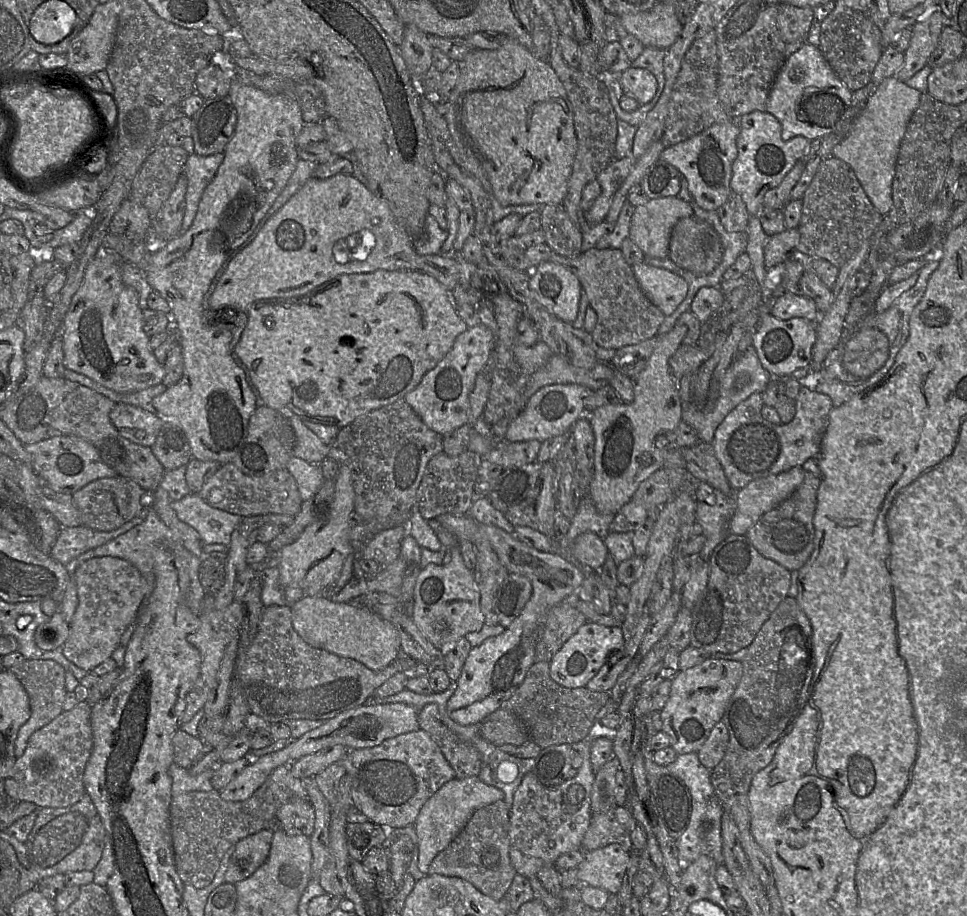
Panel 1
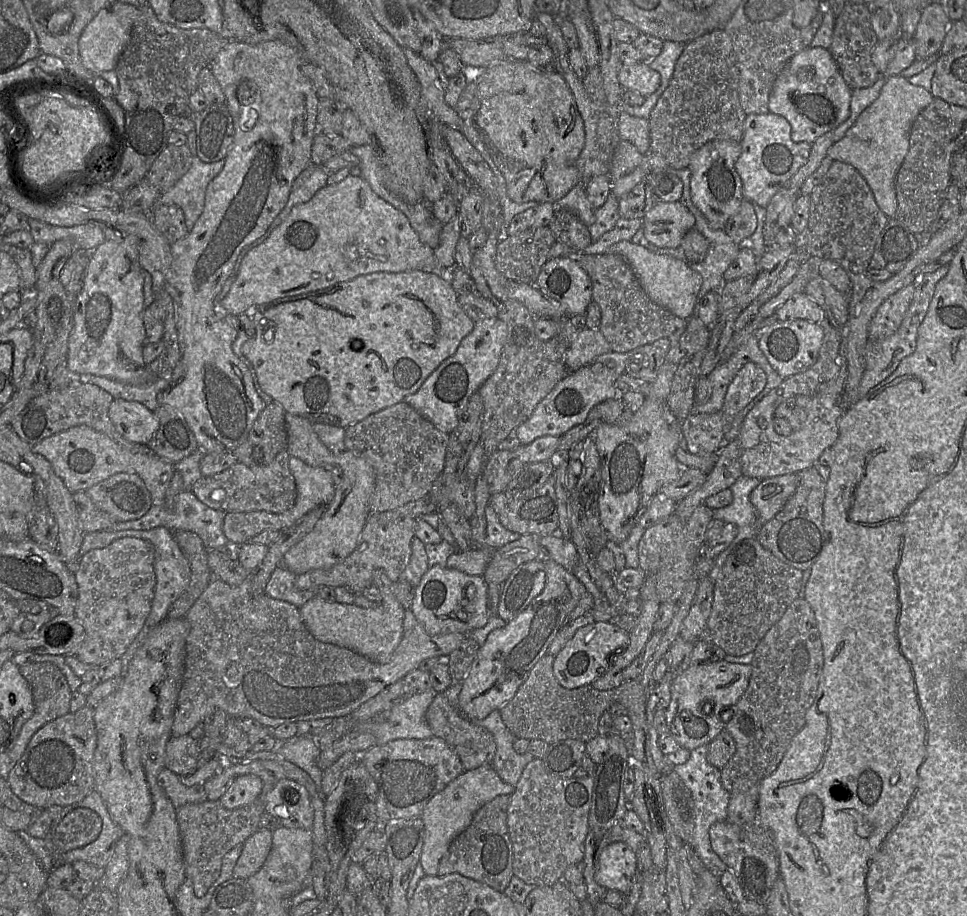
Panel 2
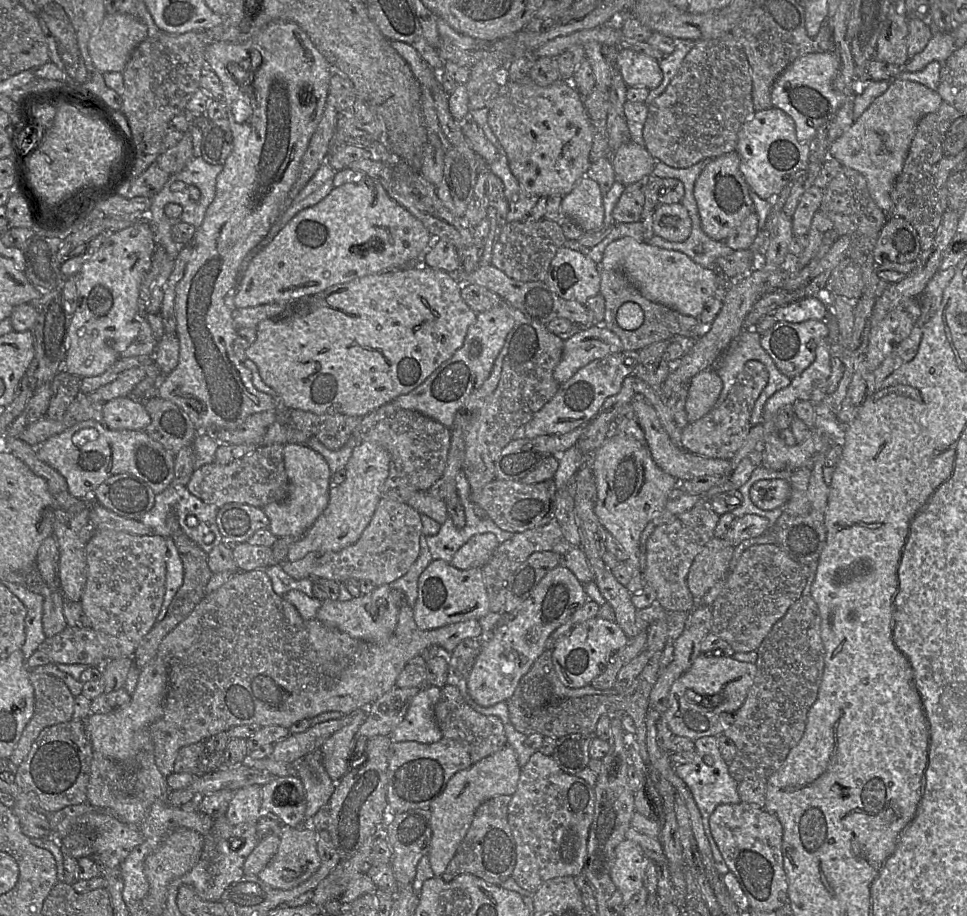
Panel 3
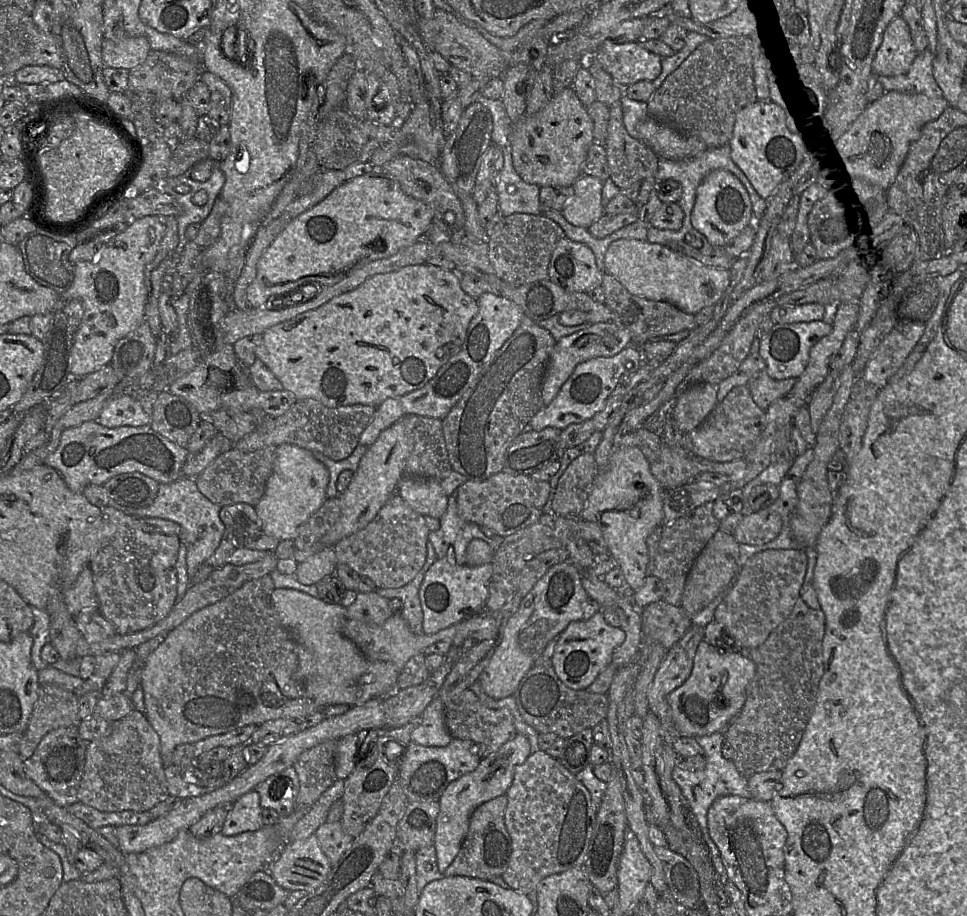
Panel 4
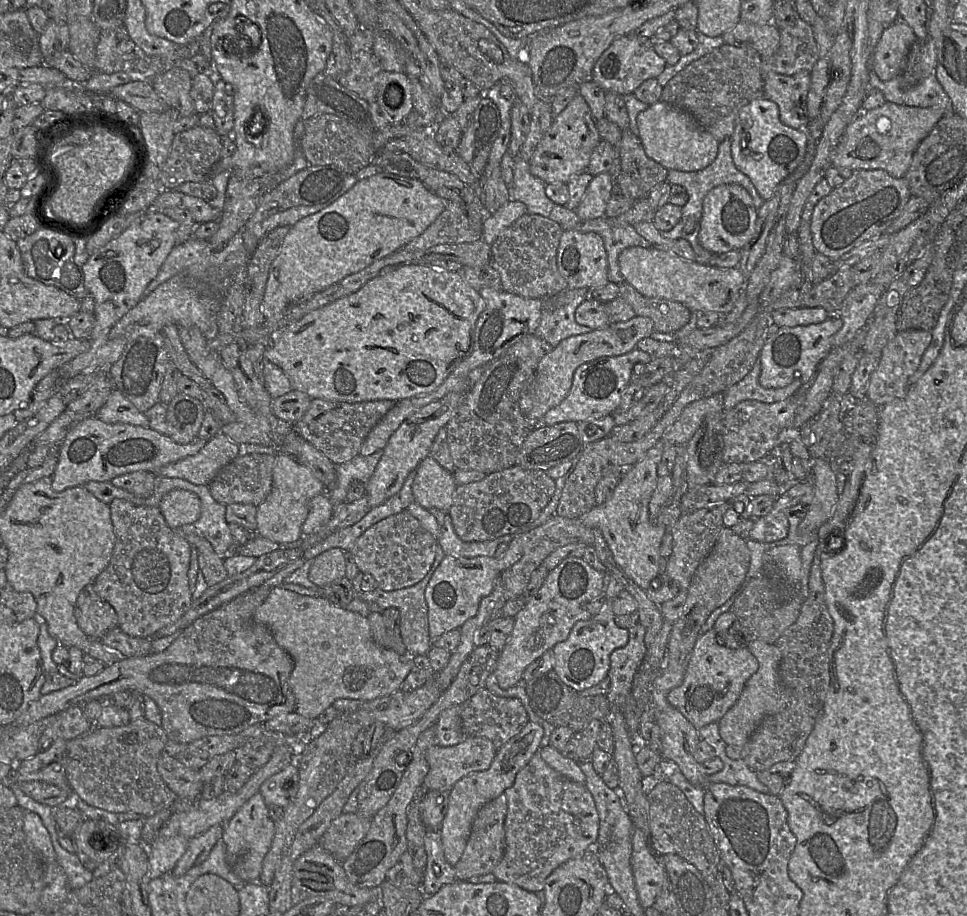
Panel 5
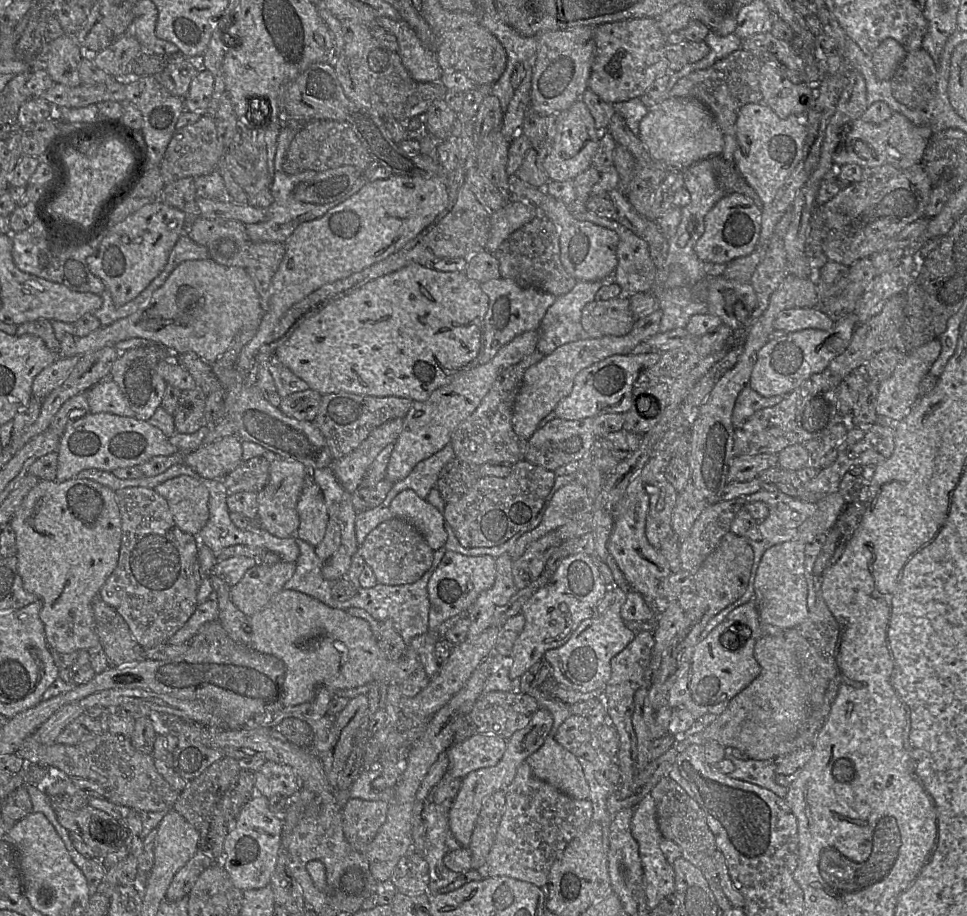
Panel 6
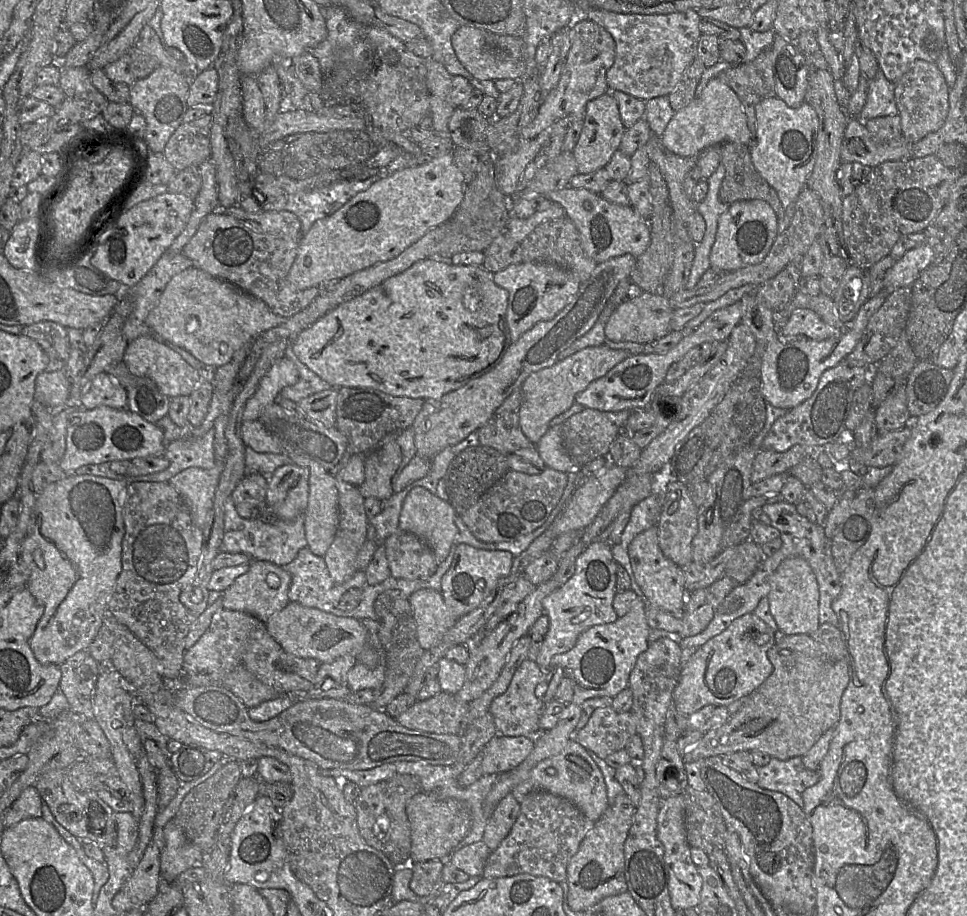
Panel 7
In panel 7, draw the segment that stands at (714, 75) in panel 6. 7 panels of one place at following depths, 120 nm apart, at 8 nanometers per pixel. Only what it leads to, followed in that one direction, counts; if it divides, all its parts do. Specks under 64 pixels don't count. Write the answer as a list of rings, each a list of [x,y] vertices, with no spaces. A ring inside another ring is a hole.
[[[771,47],[766,48],[755,59],[734,65],[716,77],[737,94],[746,114],[752,140],[756,134],[756,105],[763,99],[776,96],[770,52]]]

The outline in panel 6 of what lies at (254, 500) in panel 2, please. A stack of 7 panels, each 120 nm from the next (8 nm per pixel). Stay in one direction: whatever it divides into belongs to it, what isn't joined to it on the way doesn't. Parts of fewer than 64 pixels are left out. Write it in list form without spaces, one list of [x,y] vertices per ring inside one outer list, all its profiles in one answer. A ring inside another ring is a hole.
[[[262,456],[242,461],[222,479],[227,495],[244,491],[258,494],[268,482],[269,470],[270,462]]]

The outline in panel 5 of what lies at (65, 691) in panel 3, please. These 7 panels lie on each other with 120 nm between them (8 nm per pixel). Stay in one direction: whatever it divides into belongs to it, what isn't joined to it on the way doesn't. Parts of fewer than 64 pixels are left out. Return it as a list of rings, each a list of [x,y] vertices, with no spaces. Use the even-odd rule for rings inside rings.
[[[71,705],[56,713],[54,722],[43,732],[39,740],[39,749],[47,749],[55,740],[72,740],[91,731],[96,724],[87,719],[82,705]]]

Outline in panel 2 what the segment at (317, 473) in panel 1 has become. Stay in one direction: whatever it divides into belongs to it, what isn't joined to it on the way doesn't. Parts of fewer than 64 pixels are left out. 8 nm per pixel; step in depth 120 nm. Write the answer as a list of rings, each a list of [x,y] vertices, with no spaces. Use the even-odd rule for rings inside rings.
[[[289,456],[289,469],[296,485],[293,506],[278,514],[283,528],[292,526],[300,517],[319,505],[329,505],[335,493],[331,474],[325,467],[313,467],[295,456]]]

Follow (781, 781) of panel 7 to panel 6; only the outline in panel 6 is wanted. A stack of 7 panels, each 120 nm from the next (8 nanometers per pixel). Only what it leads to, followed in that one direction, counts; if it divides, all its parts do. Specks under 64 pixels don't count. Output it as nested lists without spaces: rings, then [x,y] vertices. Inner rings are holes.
[[[724,747],[724,759],[730,760],[735,767],[734,771],[727,775],[769,789],[781,798],[786,796],[787,788],[777,784],[774,780],[776,768],[774,760],[737,759],[727,751],[727,748],[733,747]]]

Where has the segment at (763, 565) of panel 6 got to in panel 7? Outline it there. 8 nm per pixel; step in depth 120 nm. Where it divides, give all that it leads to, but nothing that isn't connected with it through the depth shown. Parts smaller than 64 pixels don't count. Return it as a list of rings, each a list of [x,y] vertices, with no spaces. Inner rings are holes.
[[[789,557],[780,563],[771,578],[767,598],[778,630],[783,634],[812,635],[819,628],[819,585],[813,569],[804,558]]]

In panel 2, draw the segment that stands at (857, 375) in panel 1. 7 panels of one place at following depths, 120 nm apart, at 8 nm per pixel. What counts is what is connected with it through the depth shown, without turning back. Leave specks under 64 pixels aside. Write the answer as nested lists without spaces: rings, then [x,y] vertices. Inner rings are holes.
[[[944,265],[930,274],[924,274],[914,283],[915,292],[910,307],[900,325],[892,335],[883,339],[869,339],[865,349],[865,369],[859,387],[860,398],[865,396],[873,387],[887,379],[899,366],[901,361],[911,355],[917,345],[918,329],[923,322],[930,302],[934,296],[937,283],[949,271],[949,265]]]

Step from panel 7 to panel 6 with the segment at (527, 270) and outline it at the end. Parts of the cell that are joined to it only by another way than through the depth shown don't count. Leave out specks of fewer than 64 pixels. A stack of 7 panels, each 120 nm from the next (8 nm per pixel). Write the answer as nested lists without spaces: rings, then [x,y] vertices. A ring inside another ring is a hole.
[[[500,277],[481,283],[481,289],[489,297],[489,308],[484,318],[481,333],[481,349],[476,365],[490,361],[495,354],[515,337],[535,331],[547,309],[554,303],[556,296],[534,287],[521,287],[514,280]]]

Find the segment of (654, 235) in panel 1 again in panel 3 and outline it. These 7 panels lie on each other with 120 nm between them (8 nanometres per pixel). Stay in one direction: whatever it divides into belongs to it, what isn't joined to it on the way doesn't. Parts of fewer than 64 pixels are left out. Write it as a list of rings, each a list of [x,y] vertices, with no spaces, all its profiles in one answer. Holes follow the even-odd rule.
[[[681,203],[658,205],[653,212],[653,232],[669,242],[683,242],[691,233],[691,219]]]

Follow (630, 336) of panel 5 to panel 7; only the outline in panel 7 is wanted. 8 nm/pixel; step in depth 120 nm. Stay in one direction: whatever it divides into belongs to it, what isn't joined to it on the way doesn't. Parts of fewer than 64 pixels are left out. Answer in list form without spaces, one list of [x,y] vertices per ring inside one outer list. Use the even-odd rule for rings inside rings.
[[[602,344],[586,347],[563,360],[558,360],[551,367],[530,374],[521,386],[519,421],[525,436],[537,444],[550,428],[550,421],[575,403],[576,394],[584,391],[591,382],[606,375],[629,356],[630,353],[626,350],[612,349]]]

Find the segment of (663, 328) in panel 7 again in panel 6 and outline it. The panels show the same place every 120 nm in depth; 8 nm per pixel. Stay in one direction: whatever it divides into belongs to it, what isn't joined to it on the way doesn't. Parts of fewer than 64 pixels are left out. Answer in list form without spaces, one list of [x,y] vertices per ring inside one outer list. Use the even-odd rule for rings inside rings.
[[[617,297],[587,303],[582,309],[580,323],[590,338],[600,338],[628,334],[635,320],[629,308],[629,300]]]

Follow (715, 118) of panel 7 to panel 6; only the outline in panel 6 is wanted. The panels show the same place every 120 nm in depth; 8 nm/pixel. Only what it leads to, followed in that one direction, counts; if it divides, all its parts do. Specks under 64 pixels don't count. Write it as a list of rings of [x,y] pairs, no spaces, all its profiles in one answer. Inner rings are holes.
[[[669,97],[655,105],[639,122],[639,138],[650,156],[670,170],[683,170],[711,156],[721,156],[724,135],[711,111],[694,97]]]

